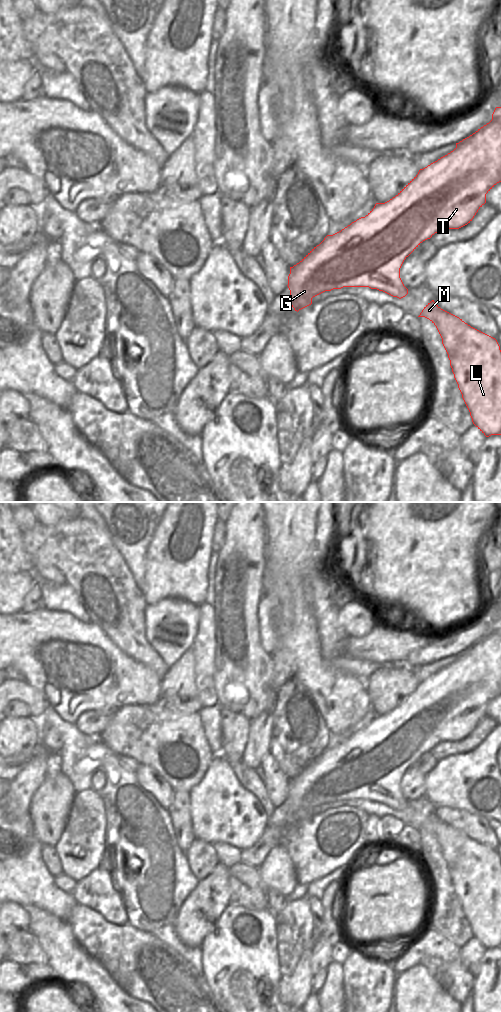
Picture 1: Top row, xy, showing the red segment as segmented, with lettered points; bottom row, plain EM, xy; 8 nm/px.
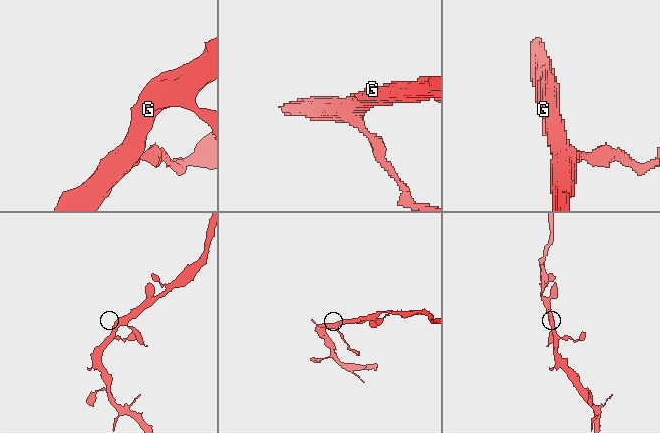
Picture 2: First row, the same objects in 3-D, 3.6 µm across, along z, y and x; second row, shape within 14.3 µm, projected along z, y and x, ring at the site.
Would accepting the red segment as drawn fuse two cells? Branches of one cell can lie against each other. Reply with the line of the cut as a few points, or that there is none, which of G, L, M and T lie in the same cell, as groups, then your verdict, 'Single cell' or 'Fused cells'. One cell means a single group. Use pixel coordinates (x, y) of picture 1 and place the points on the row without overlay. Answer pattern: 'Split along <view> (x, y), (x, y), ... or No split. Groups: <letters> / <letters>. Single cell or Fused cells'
No split. Groups: G L M T. Single cell.

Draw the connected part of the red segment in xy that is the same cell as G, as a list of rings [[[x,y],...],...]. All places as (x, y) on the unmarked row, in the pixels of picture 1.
[[[496,619],[492,632],[469,649],[456,655],[456,660],[420,681],[418,686],[392,711],[376,715],[365,728],[352,734],[341,743],[327,747],[299,775],[290,779],[288,800],[290,816],[299,823],[312,816],[312,810],[343,799],[369,799],[399,811],[408,806],[400,790],[404,772],[425,752],[441,741],[459,741],[472,733],[486,715],[486,706],[501,694],[501,619]]]

